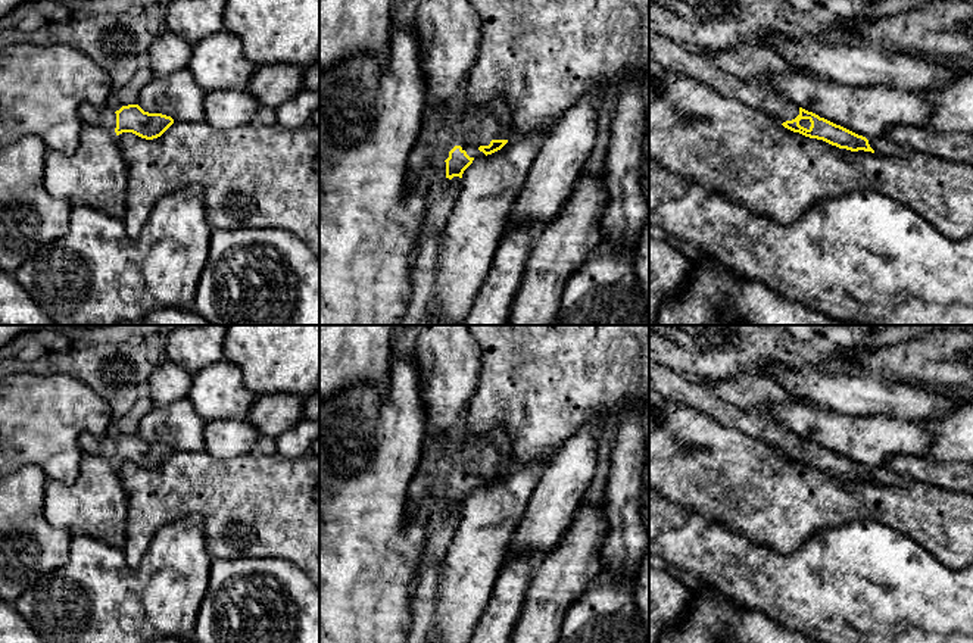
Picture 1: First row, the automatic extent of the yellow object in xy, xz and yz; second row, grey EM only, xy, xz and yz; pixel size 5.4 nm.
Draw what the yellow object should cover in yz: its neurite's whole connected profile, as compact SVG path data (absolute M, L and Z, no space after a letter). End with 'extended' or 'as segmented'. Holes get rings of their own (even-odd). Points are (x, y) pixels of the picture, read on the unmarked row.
M649 360L649 397L679 403L708 415L720 425L758 438L785 458L851 481L871 481L868 469L796 436L774 418L721 400L708 386L689 381Z | extended

